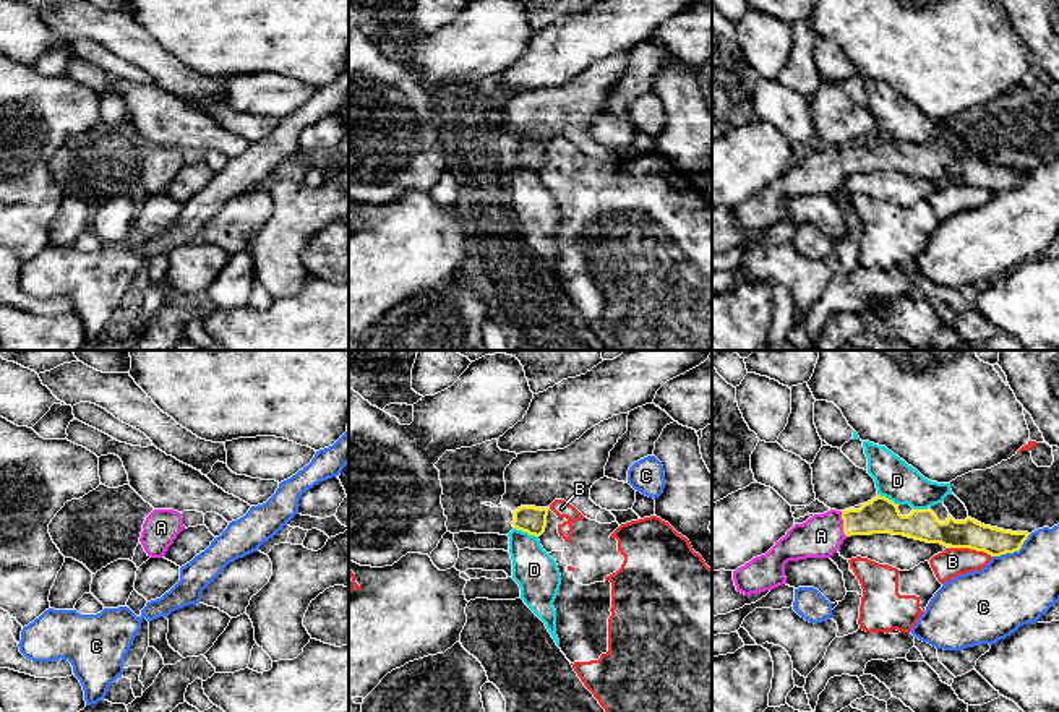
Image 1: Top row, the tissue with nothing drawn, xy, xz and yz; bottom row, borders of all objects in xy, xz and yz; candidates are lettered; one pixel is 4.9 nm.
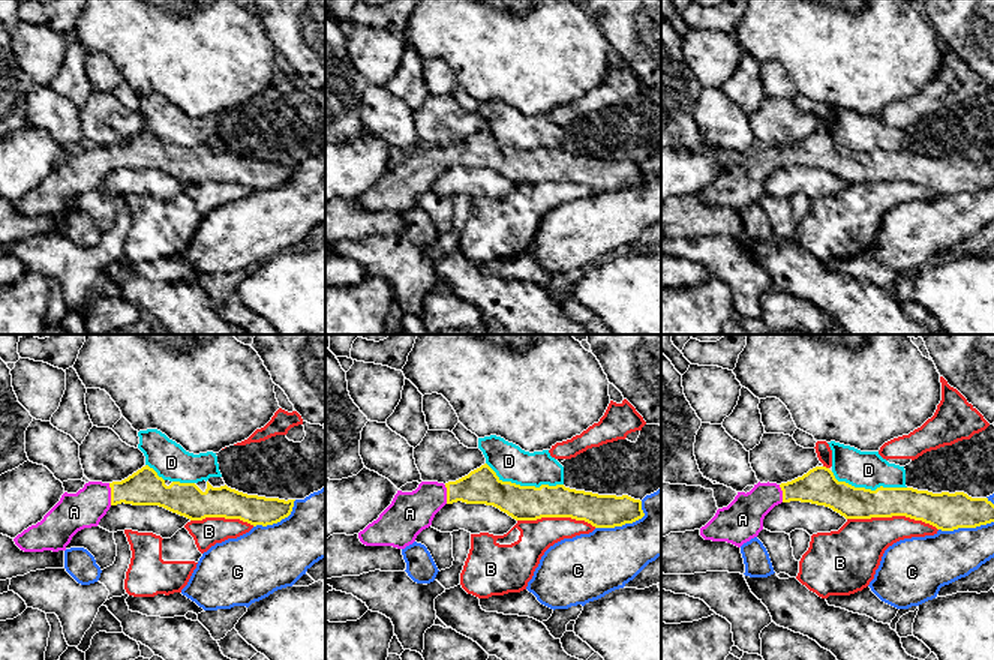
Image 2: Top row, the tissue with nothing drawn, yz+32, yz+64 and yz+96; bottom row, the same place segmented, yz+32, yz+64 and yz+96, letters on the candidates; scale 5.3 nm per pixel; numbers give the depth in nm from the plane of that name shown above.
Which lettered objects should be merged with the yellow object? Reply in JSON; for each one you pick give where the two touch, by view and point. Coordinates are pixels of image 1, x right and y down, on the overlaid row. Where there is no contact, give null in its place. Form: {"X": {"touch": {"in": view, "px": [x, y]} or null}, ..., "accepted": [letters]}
{"A": {"touch": {"in": "yz", "px": [844, 524]}}, "accepted": ["A"]}

